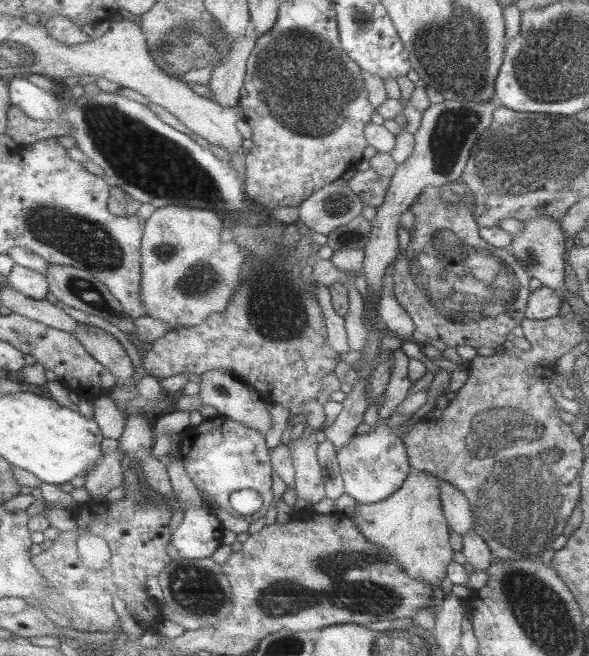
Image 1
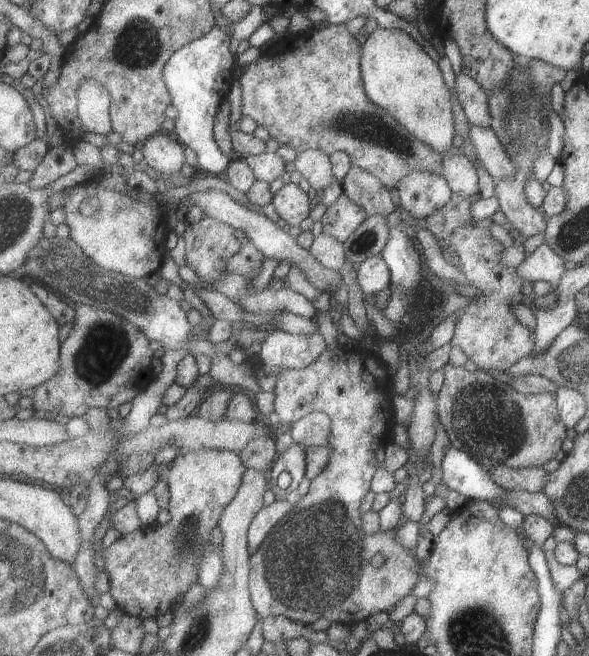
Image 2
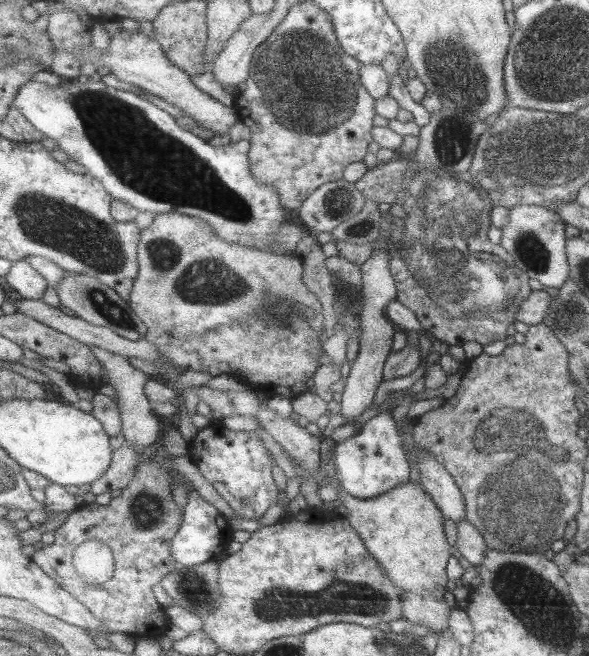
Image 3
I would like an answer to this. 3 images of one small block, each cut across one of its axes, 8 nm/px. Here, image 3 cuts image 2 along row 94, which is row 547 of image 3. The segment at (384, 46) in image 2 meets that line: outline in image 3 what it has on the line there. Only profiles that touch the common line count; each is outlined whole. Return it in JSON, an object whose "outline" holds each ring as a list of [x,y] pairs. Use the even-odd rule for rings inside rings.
{"outline":[[[407,481],[405,484],[397,485],[395,489],[383,494],[381,497],[361,500],[349,494],[343,486],[340,486],[339,501],[343,502],[343,509],[349,517],[349,522],[362,536],[368,549],[373,556],[379,560],[381,566],[386,570],[388,577],[401,588],[403,592],[403,617],[411,625],[425,626],[442,633],[449,628],[452,610],[445,600],[449,577],[447,567],[451,555],[451,543],[448,541],[445,523],[446,517],[432,494],[421,483]]]}

